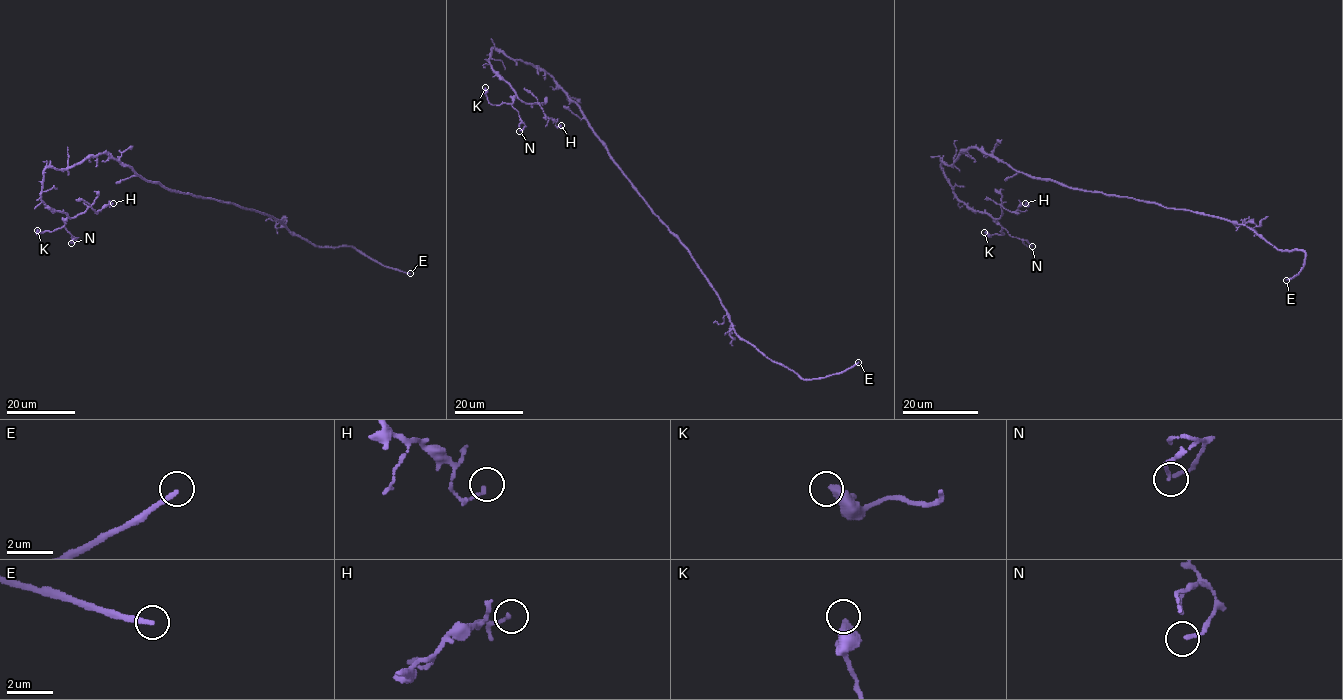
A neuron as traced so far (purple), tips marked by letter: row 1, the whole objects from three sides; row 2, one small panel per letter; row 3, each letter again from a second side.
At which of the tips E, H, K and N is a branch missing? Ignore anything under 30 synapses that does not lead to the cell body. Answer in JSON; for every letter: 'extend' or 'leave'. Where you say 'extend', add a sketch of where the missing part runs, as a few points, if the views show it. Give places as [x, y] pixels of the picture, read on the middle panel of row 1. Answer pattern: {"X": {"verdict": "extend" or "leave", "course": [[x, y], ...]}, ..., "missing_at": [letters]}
{"E": {"verdict": "extend"}, "H": {"verdict": "leave"}, "K": {"verdict": "leave"}, "N": {"verdict": "leave"}, "missing_at": ["E"]}

